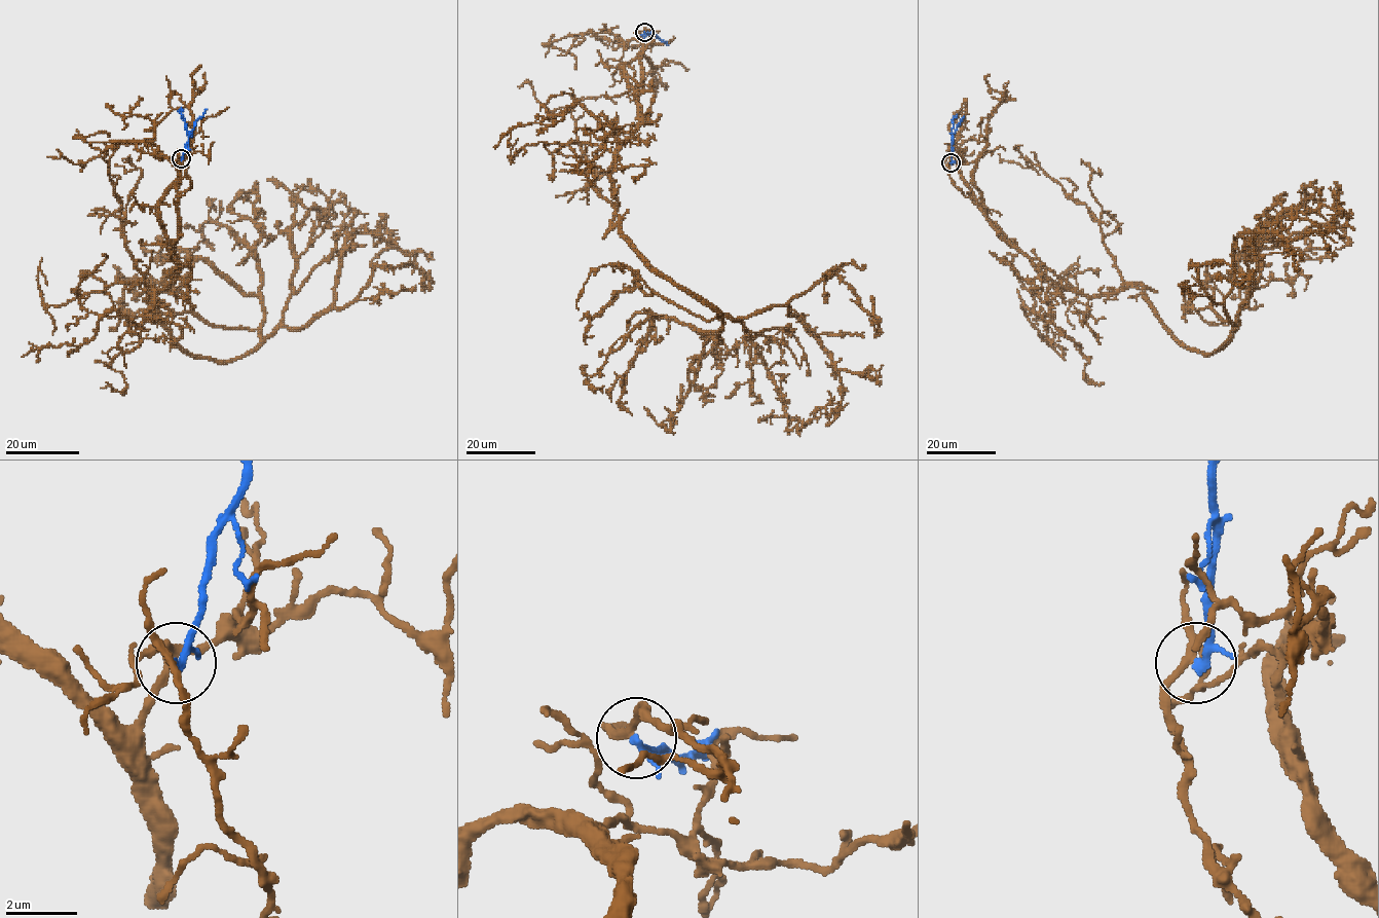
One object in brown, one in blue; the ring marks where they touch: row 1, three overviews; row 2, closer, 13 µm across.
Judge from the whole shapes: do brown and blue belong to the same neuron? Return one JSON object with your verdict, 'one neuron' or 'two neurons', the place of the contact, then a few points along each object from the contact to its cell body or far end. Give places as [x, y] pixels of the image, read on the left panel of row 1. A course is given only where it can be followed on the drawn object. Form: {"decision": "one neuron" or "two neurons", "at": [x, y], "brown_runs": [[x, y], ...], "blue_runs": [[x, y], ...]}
{"decision": "two neurons", "at": [181, 158], "brown_runs": [[181, 158], [176, 276], [147, 301], [189, 353], [232, 361], [304, 328], [344, 239], [390, 236], [357, 232]], "blue_runs": [[181, 158], [188, 135], [207, 109]]}

